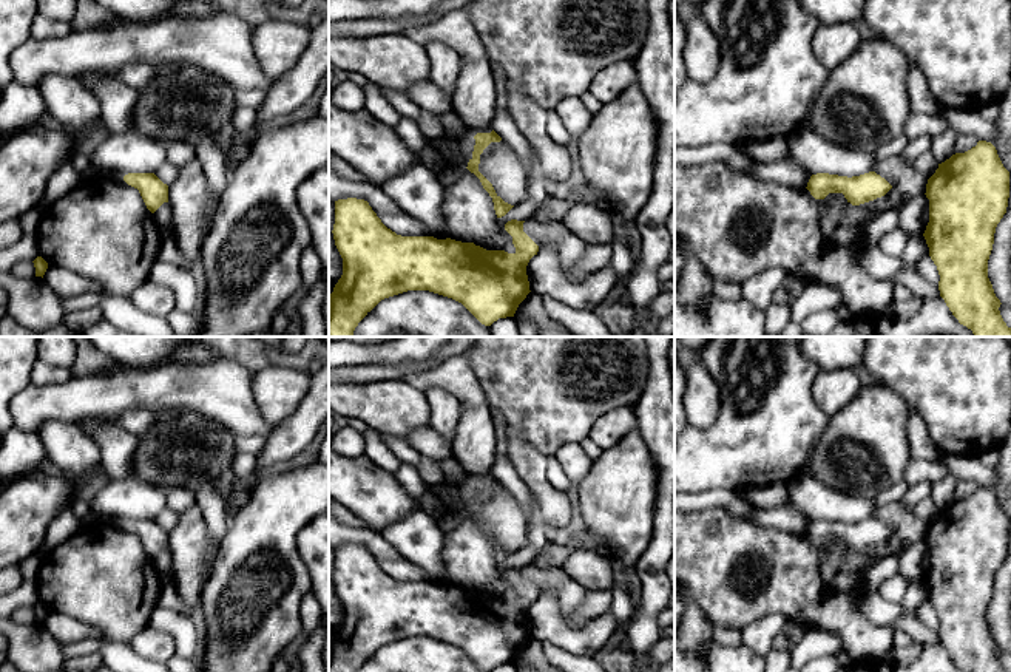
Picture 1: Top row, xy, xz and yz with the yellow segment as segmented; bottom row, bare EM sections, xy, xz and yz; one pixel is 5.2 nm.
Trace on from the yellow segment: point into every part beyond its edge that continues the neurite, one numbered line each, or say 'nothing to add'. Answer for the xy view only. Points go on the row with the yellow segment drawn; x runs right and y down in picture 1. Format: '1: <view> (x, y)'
nothing to add

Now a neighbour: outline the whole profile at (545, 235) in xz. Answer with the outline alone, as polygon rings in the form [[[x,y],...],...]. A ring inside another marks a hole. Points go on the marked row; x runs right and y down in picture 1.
[[[536,219],[523,222],[523,232],[539,246],[557,250],[560,241],[573,235],[562,221],[556,224],[542,224]]]

